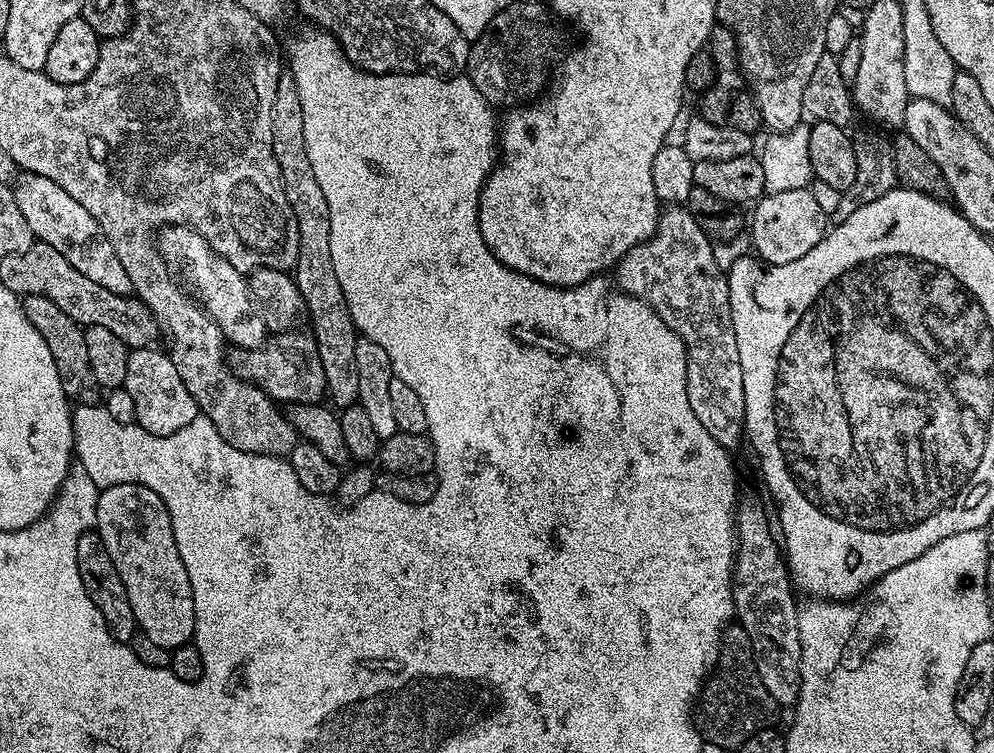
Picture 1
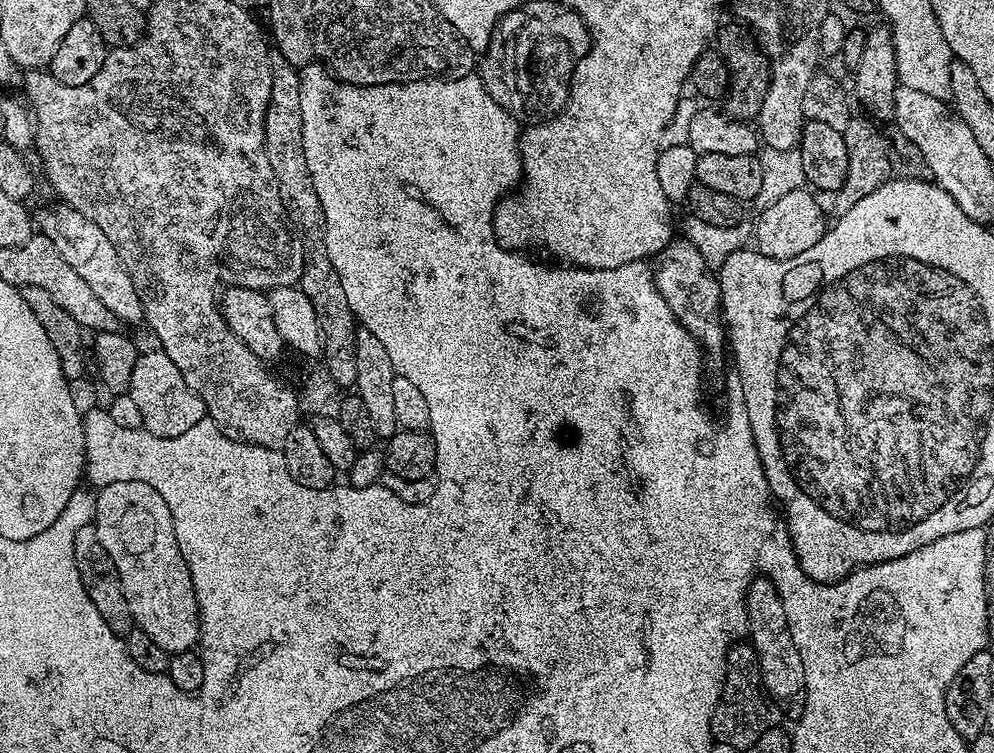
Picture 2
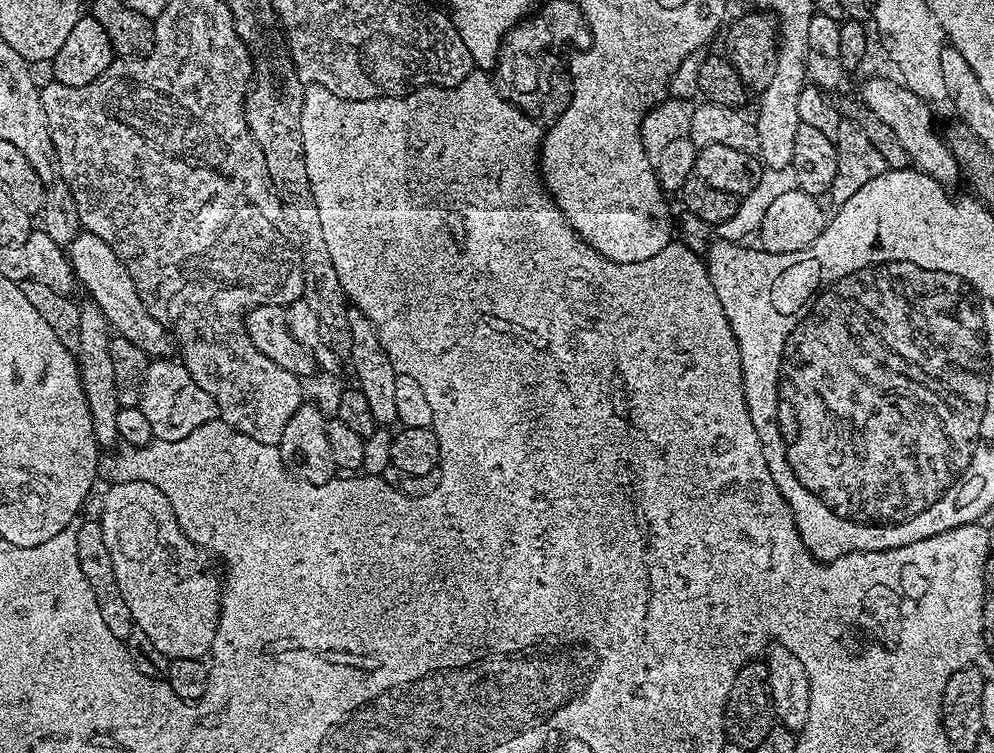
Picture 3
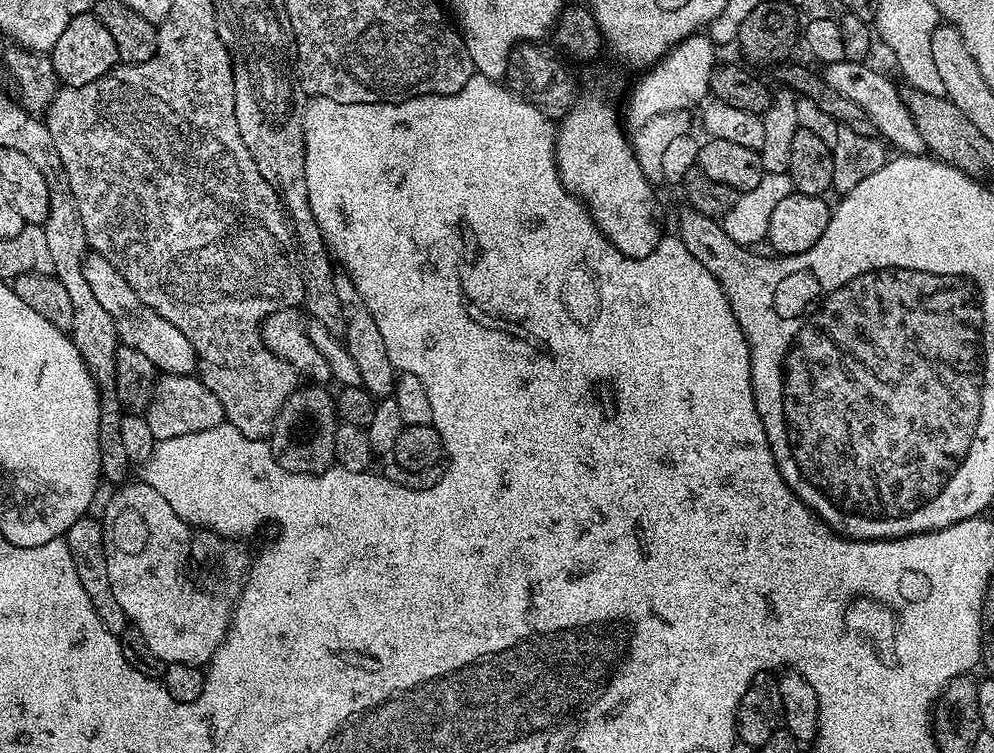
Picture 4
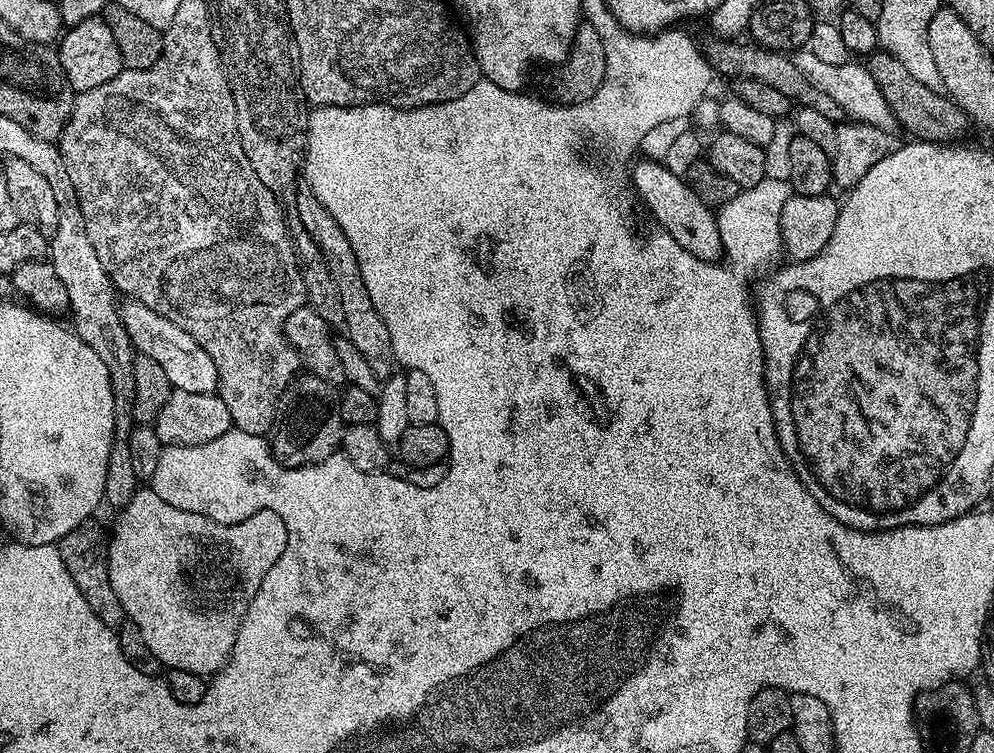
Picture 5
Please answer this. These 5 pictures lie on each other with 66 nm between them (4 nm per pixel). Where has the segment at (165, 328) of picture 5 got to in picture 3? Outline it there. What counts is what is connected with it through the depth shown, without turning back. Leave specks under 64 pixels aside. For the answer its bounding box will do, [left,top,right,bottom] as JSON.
[66,230,173,358]

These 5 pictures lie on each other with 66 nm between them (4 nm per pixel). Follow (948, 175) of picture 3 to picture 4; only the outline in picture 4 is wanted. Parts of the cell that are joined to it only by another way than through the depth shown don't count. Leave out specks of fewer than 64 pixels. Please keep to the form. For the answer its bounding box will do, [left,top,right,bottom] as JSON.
[822,60,925,154]

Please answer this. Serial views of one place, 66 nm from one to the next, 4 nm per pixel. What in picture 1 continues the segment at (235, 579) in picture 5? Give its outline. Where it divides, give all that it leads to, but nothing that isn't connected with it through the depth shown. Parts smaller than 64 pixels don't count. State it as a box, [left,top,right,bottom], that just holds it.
[95,485,197,650]

